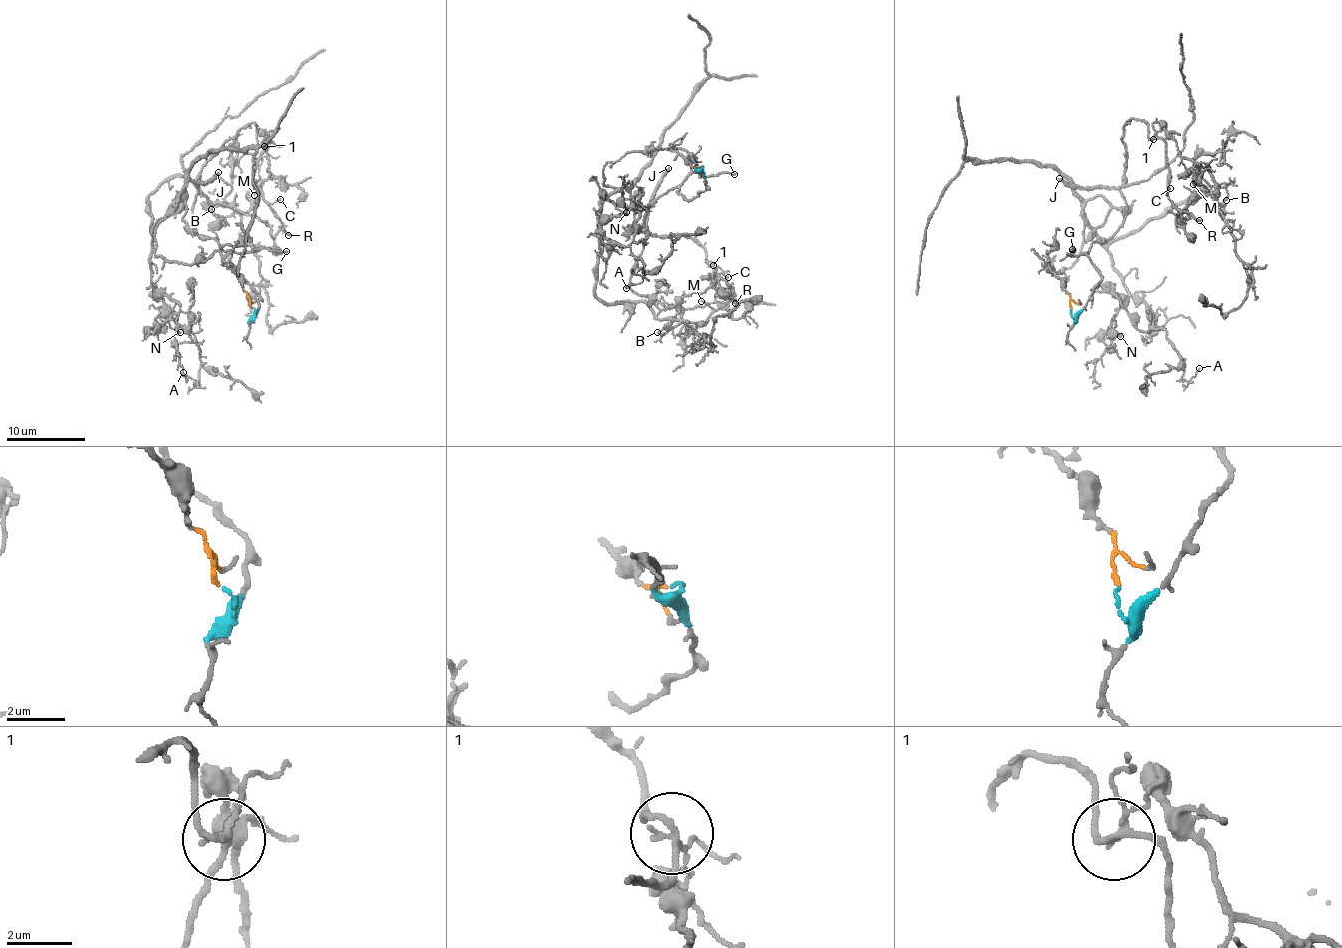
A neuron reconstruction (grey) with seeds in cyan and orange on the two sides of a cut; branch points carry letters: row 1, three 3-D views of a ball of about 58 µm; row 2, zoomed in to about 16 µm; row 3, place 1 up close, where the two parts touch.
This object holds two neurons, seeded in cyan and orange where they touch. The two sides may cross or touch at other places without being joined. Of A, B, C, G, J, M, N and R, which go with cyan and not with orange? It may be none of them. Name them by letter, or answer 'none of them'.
C, G, J, R

